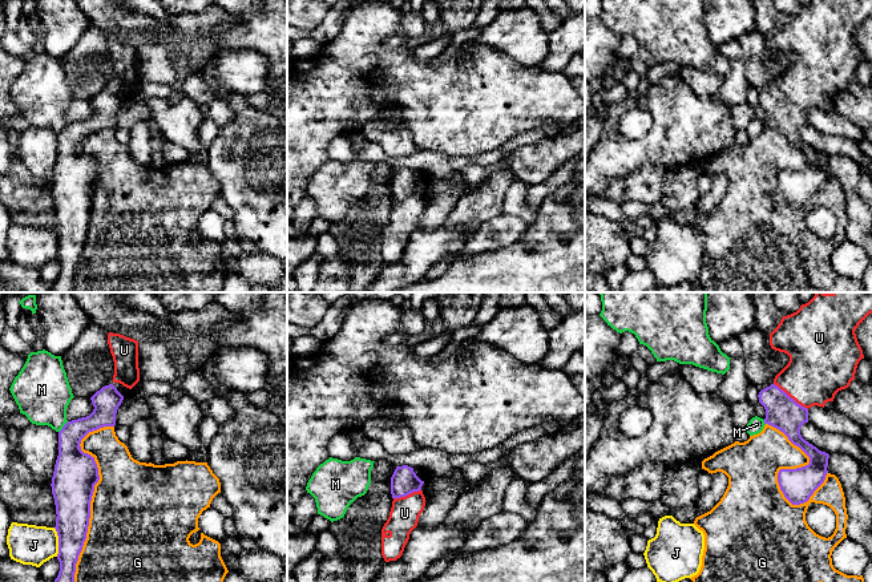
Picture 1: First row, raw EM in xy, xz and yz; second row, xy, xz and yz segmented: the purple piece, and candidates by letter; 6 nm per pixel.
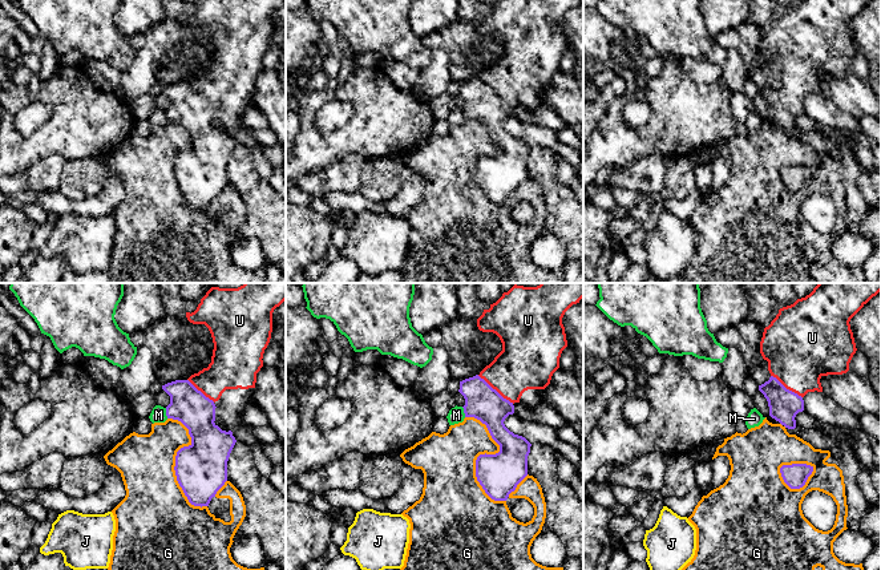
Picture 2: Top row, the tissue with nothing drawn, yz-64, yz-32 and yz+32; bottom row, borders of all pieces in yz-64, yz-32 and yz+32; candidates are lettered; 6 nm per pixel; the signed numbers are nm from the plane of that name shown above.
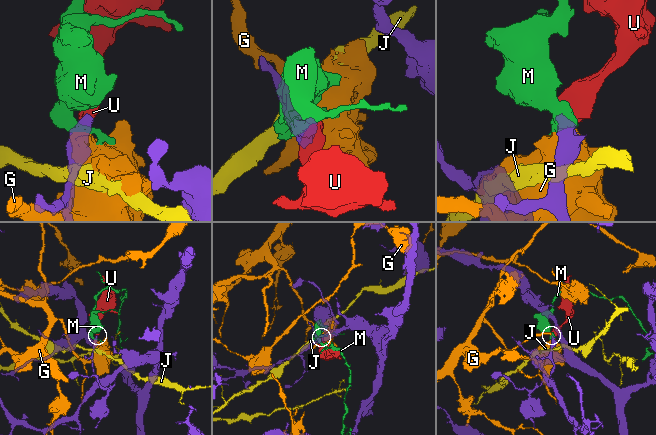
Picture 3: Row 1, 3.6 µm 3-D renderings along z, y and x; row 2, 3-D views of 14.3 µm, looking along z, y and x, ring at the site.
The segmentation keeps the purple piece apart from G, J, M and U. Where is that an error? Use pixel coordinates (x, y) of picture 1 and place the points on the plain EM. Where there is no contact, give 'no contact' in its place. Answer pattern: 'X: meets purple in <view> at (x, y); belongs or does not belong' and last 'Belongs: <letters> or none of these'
G: meets purple in xy at (91, 199); does not belong
J: meets purple in xy at (59, 245); does not belong
M: meets purple in xy at (63, 129); does not belong
U: meets purple in yz at (790, 100); belongs
Belongs: U

